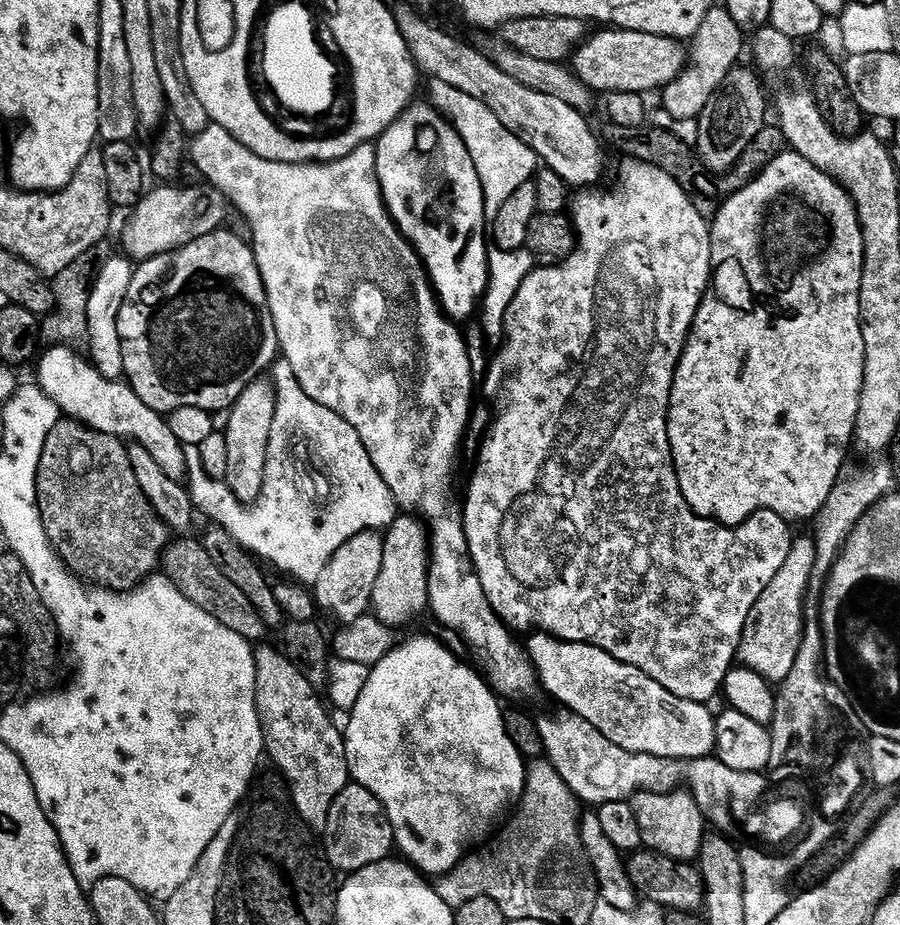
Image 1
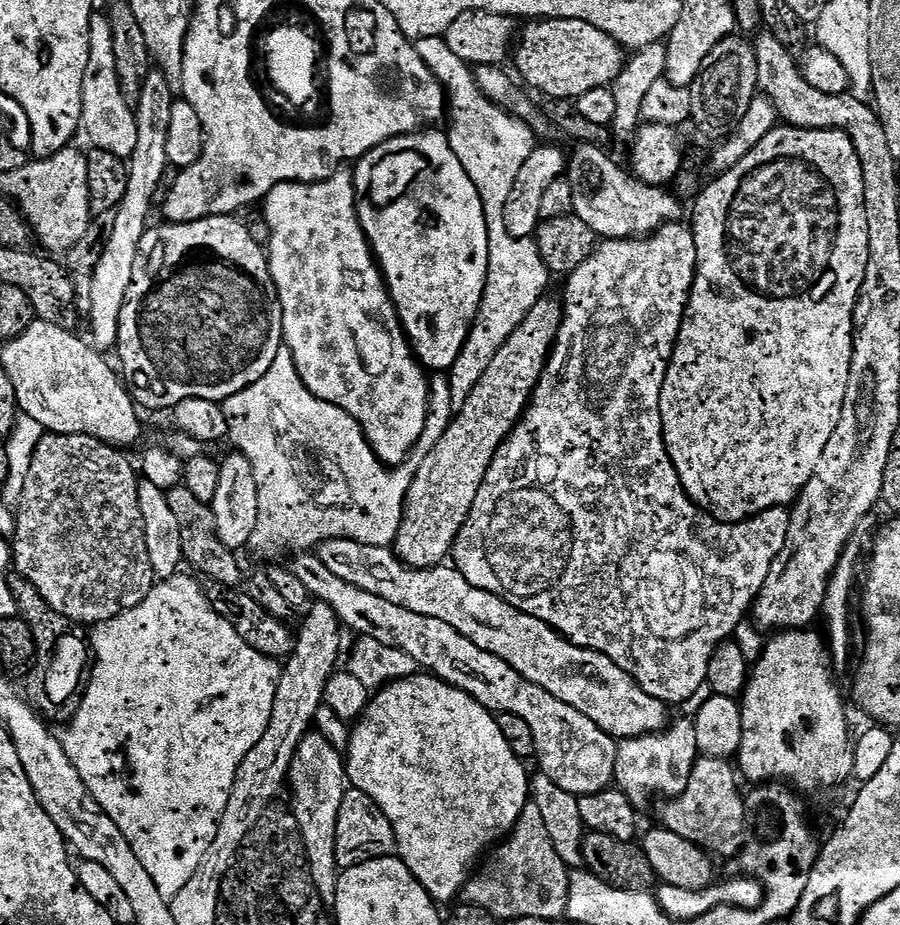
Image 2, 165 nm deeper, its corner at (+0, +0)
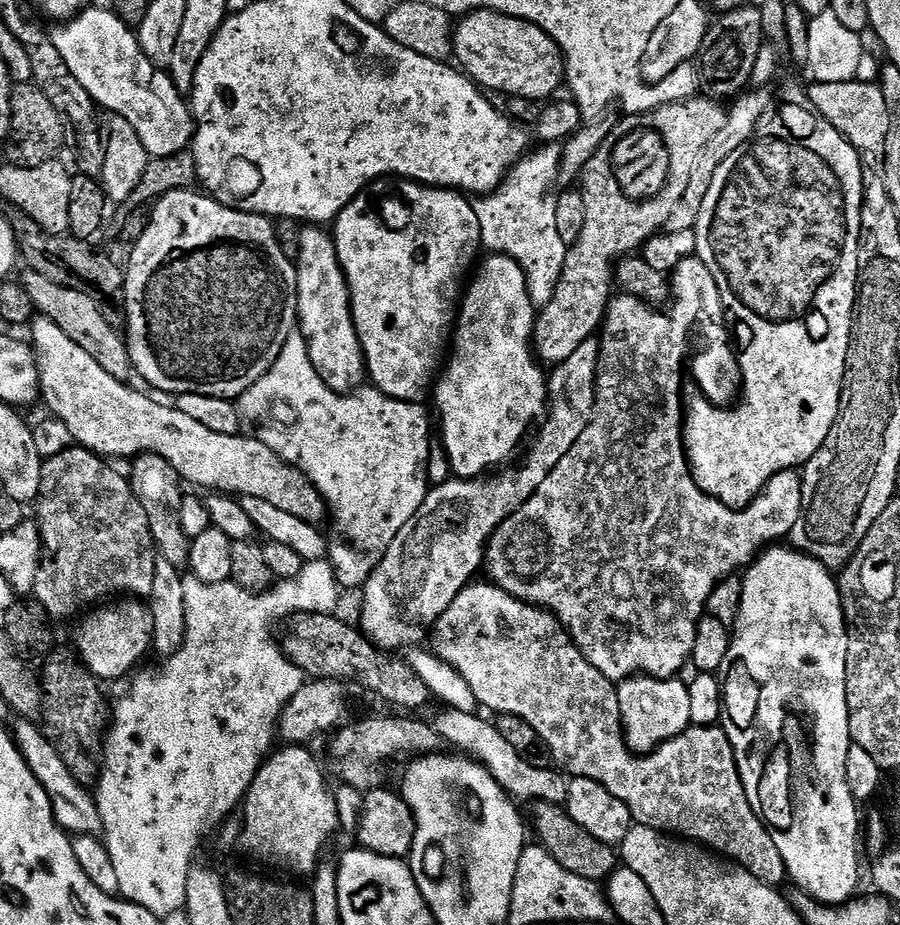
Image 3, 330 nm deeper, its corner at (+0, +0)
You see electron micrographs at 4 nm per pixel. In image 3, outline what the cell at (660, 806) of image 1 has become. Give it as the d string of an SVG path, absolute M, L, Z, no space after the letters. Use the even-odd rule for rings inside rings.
M632 674L628 679L619 681L616 701L620 707L620 723L624 726L624 741L637 754L653 752L660 744L664 744L670 738L682 734L692 724L688 684L685 681L680 681L680 678L659 680L657 676Z

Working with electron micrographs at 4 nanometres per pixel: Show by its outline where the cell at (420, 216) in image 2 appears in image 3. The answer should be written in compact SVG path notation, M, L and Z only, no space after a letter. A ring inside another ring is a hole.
M385 178L369 184L364 191L359 192L336 217L334 227L336 227L336 232L334 231L336 253L348 283L348 293L352 299L352 321L364 351L367 379L373 380L376 383L373 384L375 391L383 392L389 400L404 400L407 404L423 401L425 399L423 396L427 392L429 395L433 391L434 381L445 363L446 353L450 348L450 337L454 332L453 325L455 325L458 315L458 305L462 300L462 289L465 287L466 277L473 271L474 265L477 263L476 251L481 251L482 248L475 203L467 195L451 188L429 188L426 184L417 184L415 180Z

